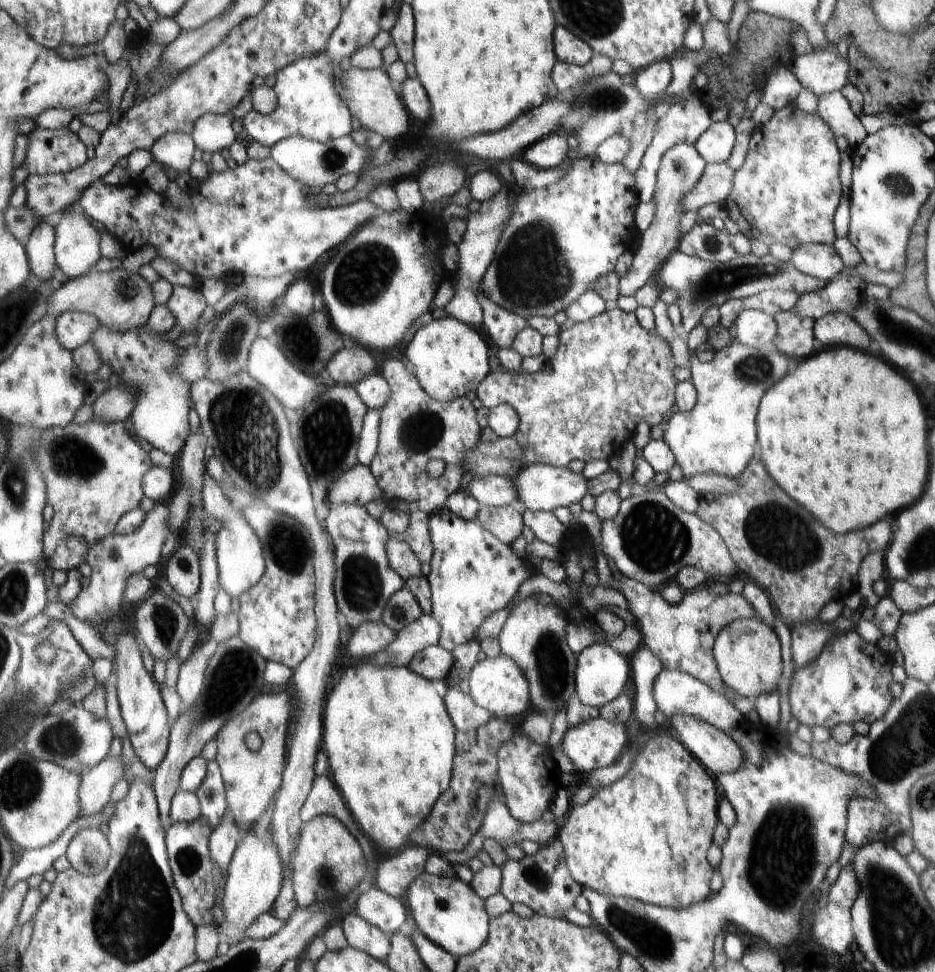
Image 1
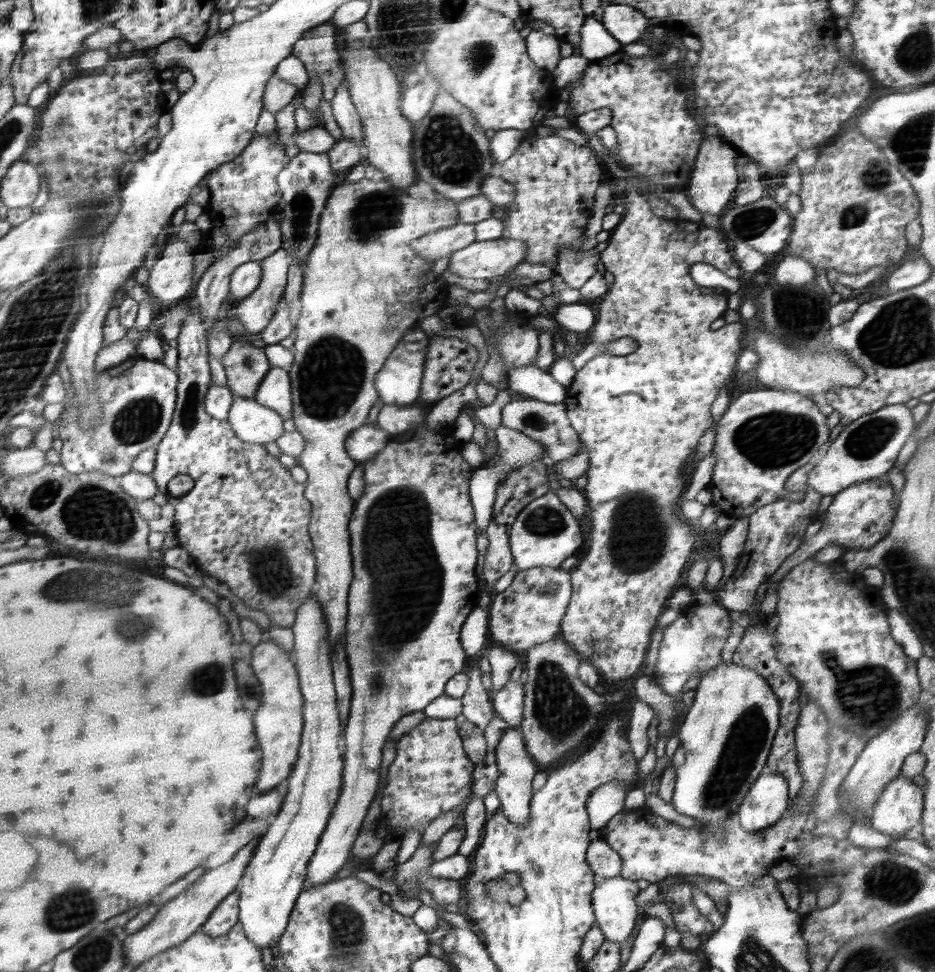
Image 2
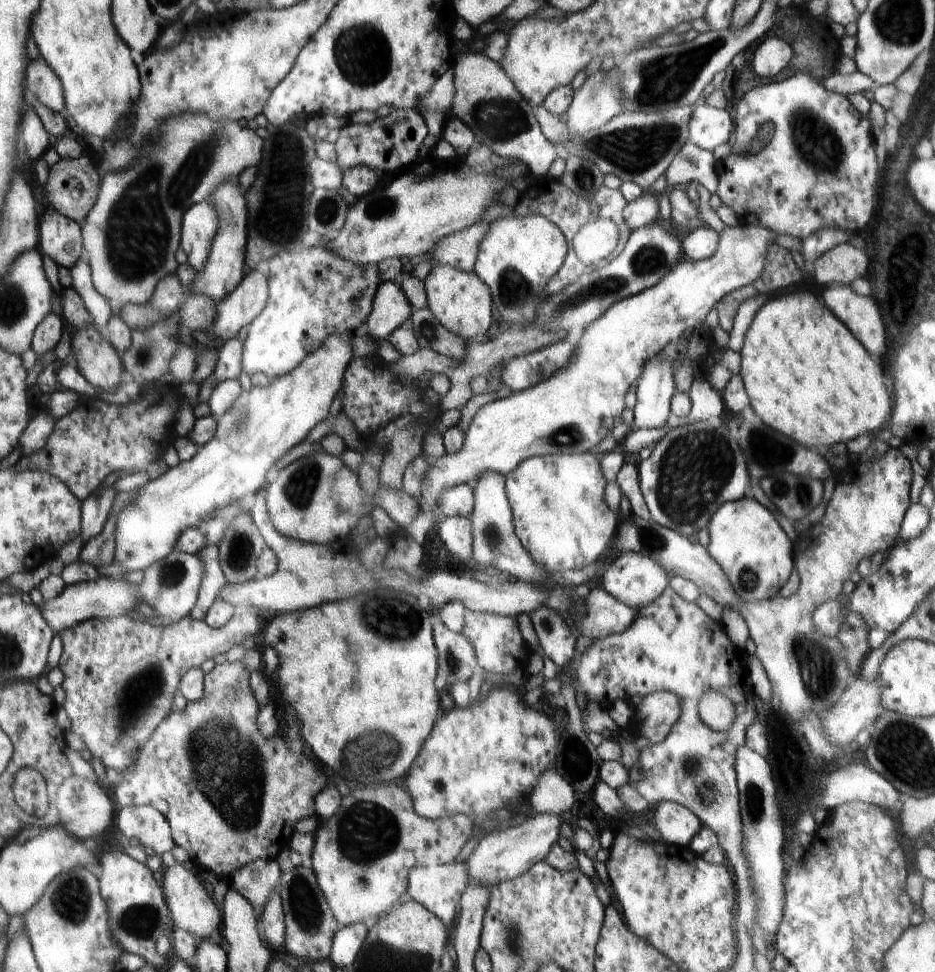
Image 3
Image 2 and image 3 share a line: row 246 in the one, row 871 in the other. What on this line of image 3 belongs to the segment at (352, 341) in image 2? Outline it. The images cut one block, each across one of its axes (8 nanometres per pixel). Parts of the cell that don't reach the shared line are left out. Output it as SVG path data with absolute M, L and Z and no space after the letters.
M401 783L400 786L382 784L356 788L348 798L342 798L338 810L316 829L310 867L337 921L342 926L362 923L372 916L386 915L388 908L406 894L406 880L416 864L424 864L424 860L434 862L434 856L436 864L452 863L462 850L464 840L470 838L472 825L465 815L434 820L422 817L414 810L413 799Z

